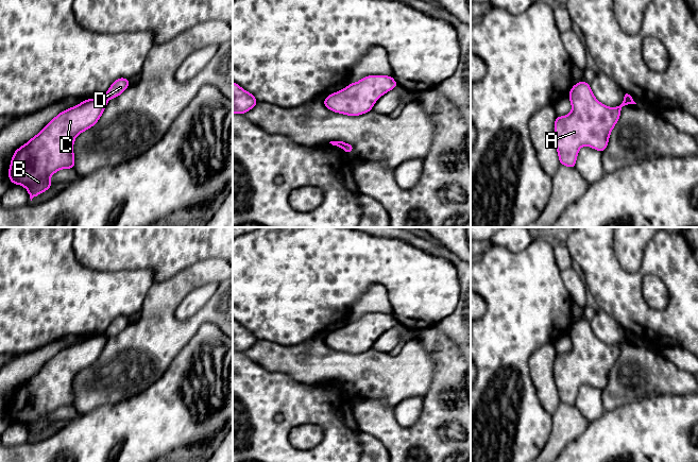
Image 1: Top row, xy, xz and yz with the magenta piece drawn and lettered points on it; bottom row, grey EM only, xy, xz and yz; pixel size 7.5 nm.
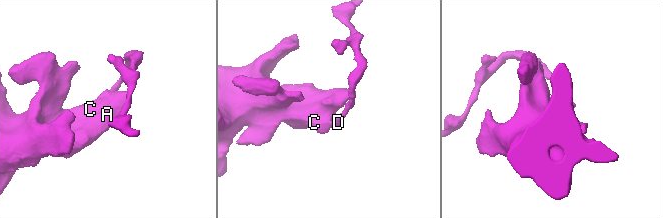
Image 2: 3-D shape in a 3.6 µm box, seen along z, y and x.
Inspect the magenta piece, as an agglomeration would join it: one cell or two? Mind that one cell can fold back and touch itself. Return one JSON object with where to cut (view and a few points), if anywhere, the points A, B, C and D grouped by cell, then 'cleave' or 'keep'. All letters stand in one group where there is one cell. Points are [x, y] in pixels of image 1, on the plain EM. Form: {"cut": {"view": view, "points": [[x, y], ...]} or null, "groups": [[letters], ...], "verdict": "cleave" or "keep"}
{"cut": {"view": "xy", "points": [[104, 335], [107, 338]]}, "groups": [["A", "B", "C"], ["D"]], "verdict": "cleave"}

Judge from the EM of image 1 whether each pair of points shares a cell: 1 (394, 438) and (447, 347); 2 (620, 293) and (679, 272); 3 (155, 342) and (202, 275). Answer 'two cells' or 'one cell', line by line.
1: one cell
2: one cell
3: one cell

